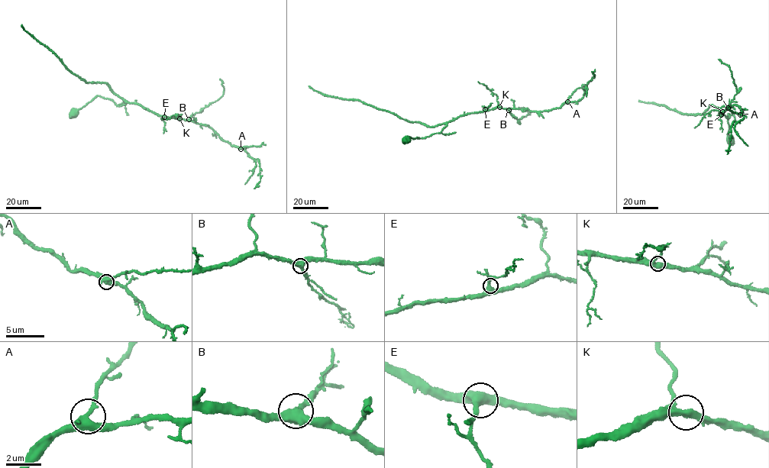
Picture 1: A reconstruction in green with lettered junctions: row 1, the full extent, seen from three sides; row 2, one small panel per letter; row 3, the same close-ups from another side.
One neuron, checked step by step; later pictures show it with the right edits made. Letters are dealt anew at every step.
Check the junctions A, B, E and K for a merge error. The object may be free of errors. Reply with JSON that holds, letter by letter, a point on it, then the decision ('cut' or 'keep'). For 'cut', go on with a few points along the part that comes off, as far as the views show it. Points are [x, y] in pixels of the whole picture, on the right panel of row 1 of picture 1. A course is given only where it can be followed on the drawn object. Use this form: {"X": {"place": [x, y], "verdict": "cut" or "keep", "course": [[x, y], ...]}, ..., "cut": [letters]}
{"A": {"place": [740, 114], "verdict": "keep"}, "B": {"place": [728, 108], "verdict": "keep"}, "E": {"place": [721, 114], "verdict": "keep"}, "K": {"place": [722, 111], "verdict": "keep"}, "cut": []}

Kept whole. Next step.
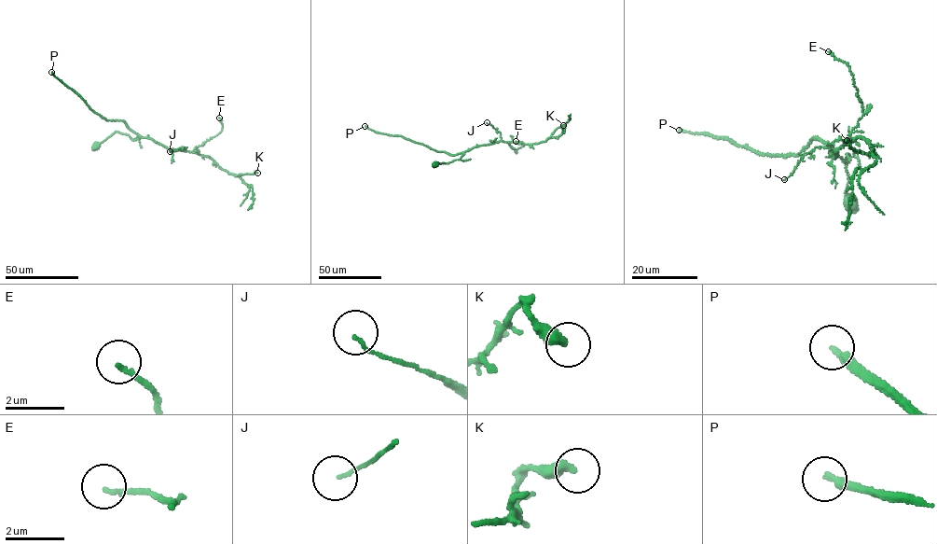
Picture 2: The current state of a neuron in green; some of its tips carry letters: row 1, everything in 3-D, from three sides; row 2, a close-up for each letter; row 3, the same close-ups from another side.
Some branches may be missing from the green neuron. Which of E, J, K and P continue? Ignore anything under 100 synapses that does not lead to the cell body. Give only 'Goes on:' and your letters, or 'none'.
Goes on: P

